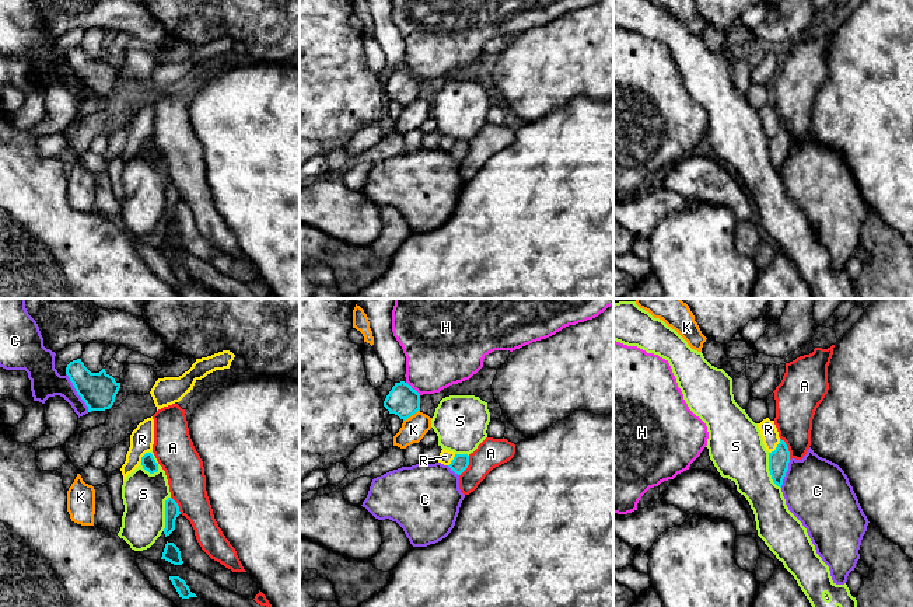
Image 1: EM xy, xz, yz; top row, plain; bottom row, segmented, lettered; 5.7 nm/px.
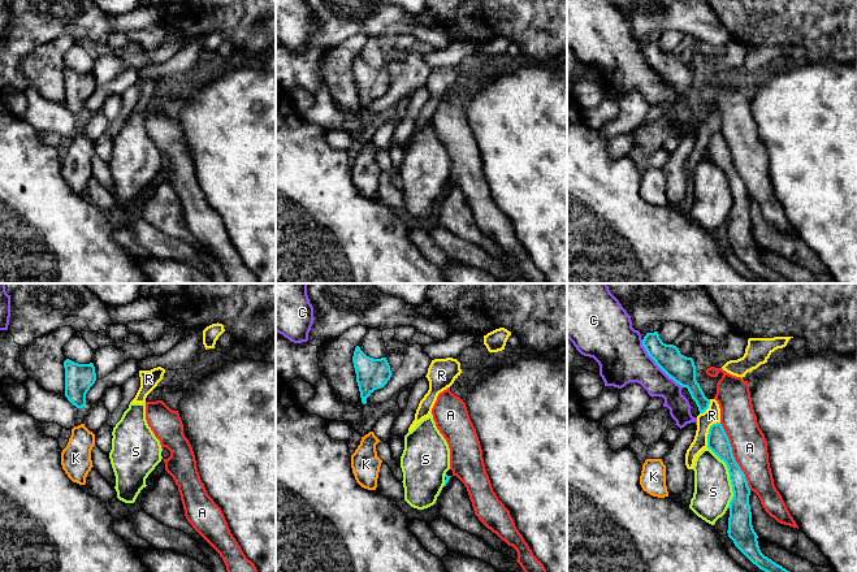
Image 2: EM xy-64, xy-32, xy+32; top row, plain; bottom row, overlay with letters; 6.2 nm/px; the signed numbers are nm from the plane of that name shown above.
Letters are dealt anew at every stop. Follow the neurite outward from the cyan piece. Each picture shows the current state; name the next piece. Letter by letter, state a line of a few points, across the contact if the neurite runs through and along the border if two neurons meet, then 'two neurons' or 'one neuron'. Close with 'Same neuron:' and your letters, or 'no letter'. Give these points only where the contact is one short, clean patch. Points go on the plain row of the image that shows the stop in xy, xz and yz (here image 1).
A: two neurons
C: two neurons
H: xz (406, 67), (420, 80) | two neurons
K: two neurons
R: yz (780, 125), (777, 132), (769, 139) | two neurons
S: two neurons
Same neuron: no letter

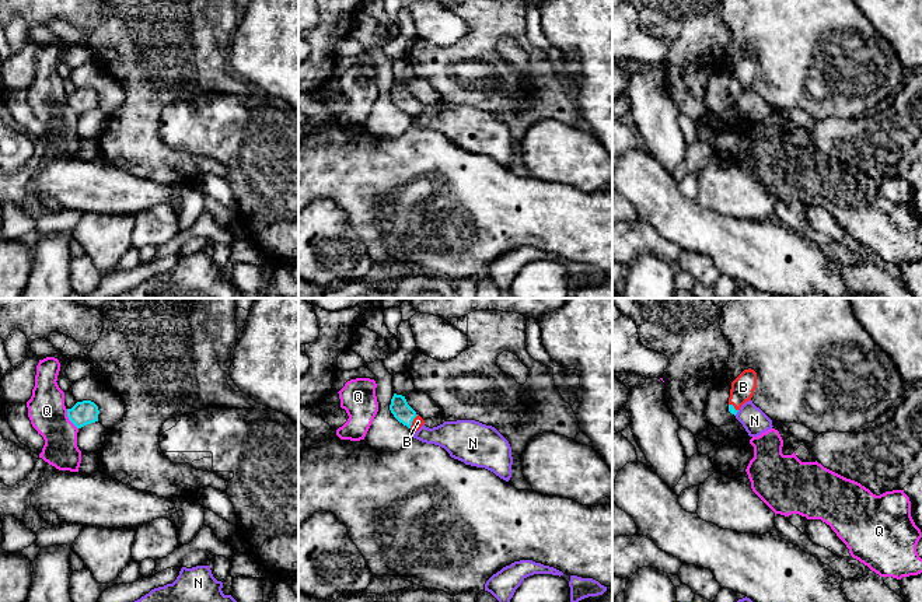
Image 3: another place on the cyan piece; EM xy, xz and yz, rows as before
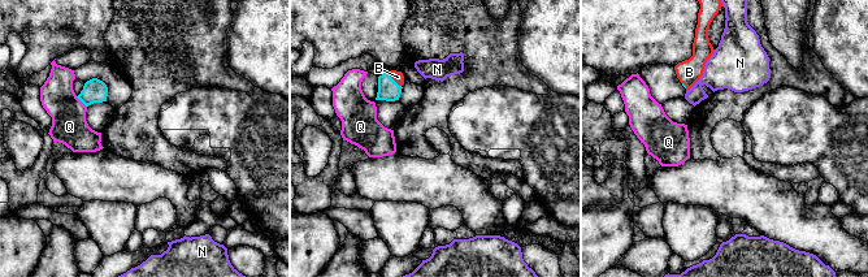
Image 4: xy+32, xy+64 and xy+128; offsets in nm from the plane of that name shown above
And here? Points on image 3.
B: xz (402, 98), (412, 107), (418, 108) | one neuron
N: two neurons
Q: xy (66, 95), (67, 105), (77, 115) | two neurons
Same neuron: B

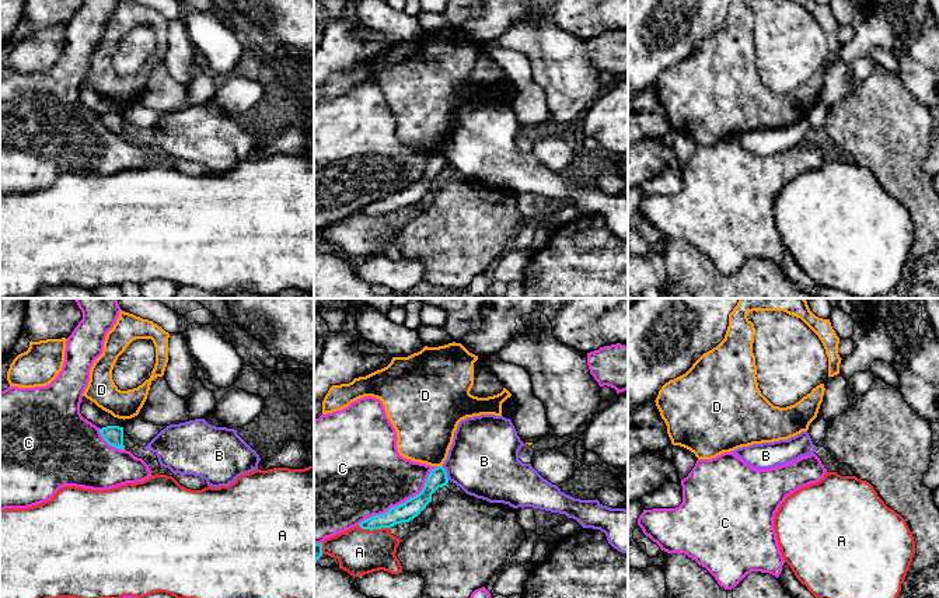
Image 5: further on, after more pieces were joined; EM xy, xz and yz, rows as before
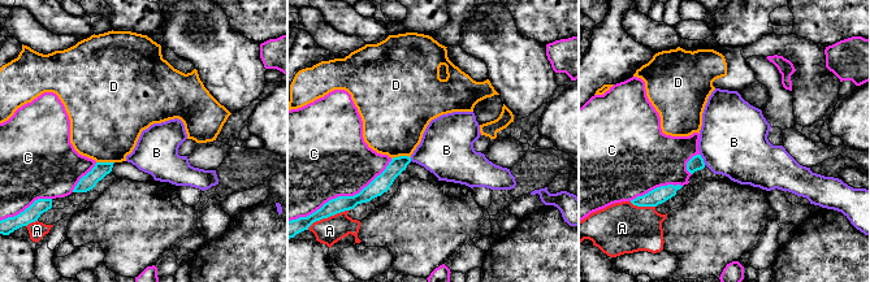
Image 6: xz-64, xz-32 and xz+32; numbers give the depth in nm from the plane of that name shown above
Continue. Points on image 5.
A: two neurons
B: xz (442, 153), (449, 165) | two neurons
C: two neurons
D: two neurons
Same neuron: no letter

